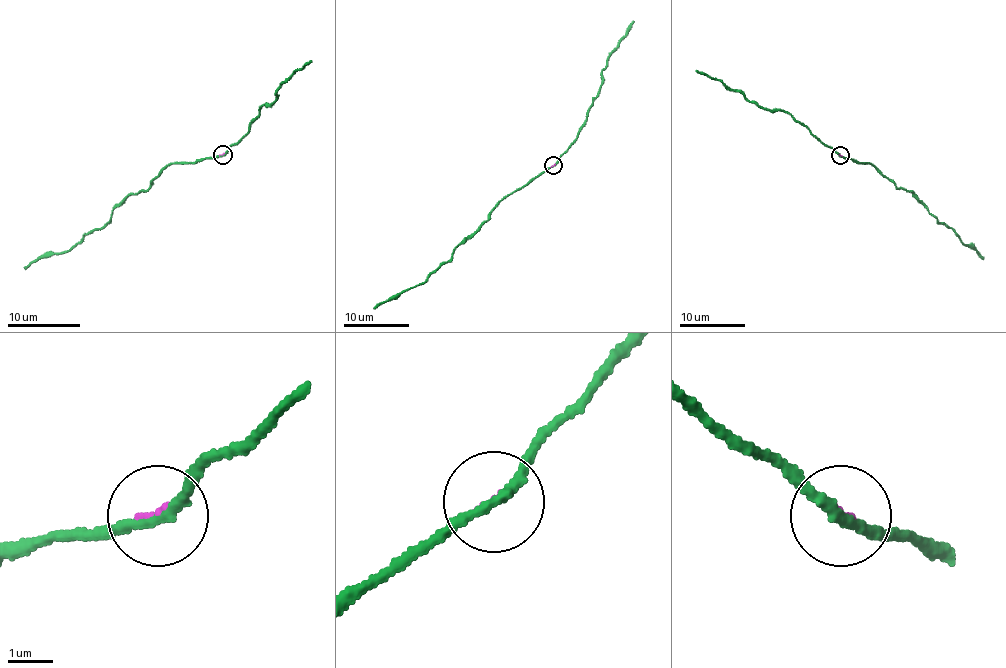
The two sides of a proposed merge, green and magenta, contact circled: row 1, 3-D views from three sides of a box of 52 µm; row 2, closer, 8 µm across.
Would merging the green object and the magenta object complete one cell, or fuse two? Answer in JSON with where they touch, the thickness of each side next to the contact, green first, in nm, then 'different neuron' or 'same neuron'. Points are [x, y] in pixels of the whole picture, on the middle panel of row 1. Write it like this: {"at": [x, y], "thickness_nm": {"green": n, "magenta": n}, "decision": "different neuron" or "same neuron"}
{"at": [553, 165], "thickness_nm": {"green": 240, "magenta": 90}, "decision": "different neuron"}

